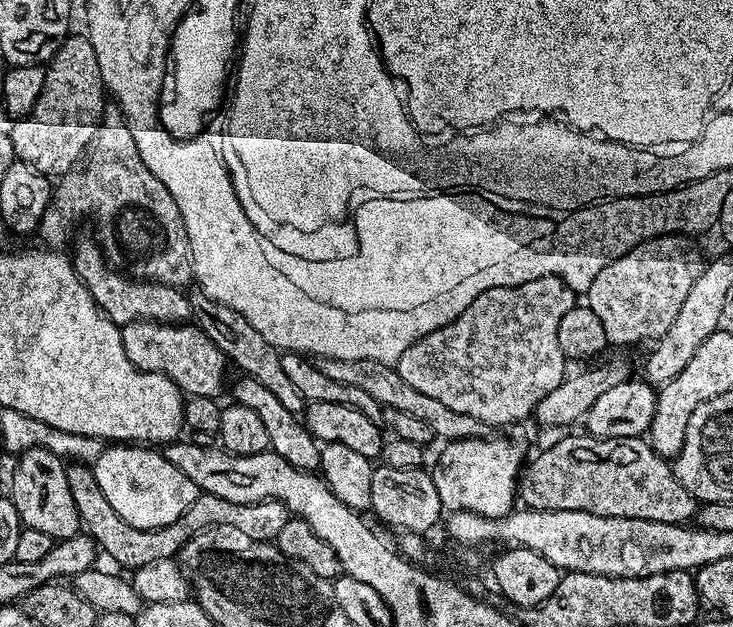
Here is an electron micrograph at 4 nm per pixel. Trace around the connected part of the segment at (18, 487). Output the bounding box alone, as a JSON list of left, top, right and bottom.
[10,448,81,542]

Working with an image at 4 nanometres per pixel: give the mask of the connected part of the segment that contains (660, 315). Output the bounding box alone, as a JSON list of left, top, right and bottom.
[586,234,702,345]

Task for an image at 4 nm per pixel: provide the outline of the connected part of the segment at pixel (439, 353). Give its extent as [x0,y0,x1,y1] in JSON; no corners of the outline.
[394,276,577,426]

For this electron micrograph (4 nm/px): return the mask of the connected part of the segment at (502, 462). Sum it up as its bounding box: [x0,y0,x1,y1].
[430,437,527,517]

